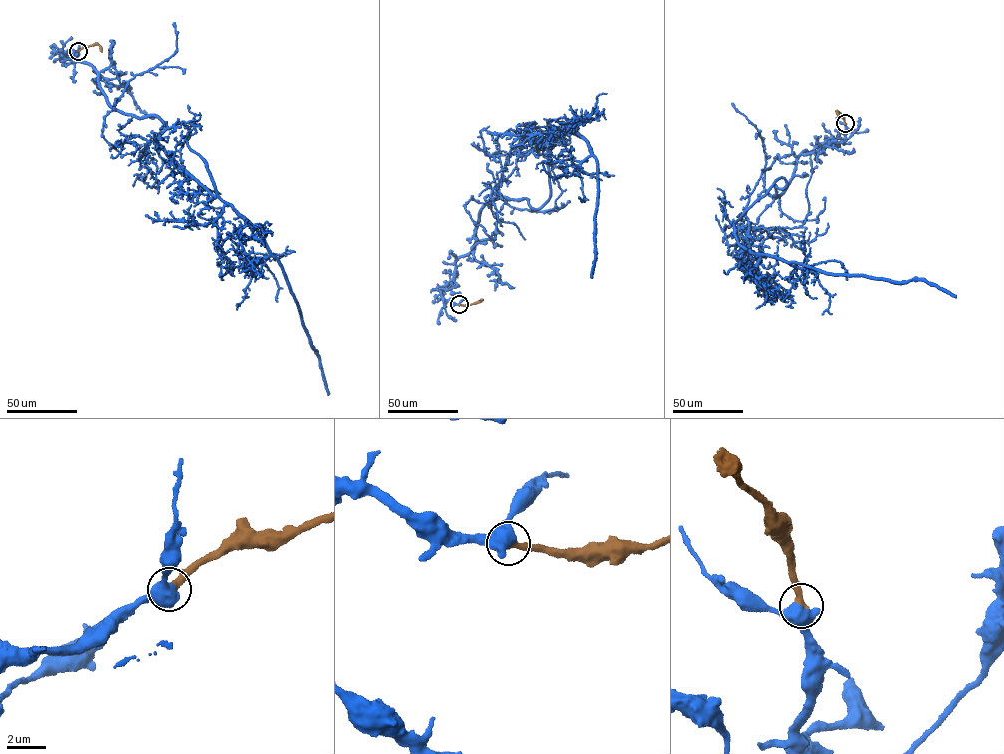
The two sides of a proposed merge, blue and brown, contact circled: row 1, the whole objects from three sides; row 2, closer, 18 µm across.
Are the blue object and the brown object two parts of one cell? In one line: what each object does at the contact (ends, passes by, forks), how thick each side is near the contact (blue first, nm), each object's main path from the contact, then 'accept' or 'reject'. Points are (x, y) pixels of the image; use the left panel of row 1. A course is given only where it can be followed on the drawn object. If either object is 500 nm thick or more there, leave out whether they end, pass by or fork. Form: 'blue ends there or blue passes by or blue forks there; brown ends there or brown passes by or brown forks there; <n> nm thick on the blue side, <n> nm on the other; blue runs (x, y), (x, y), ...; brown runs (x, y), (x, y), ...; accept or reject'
550 nm thick on the blue side, 480 nm on the other; blue runs (78, 50), (59, 57), (92, 66), (107, 103), (188, 128), (187, 144), (216, 194), (280, 265), (328, 394); brown runs (78, 50), (98, 44), (102, 51); accept

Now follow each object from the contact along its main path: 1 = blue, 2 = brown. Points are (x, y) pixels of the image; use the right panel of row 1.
1: (845, 123), (740, 217), (738, 244), (956, 297)
2: (845, 123), (837, 111), (839, 116)

